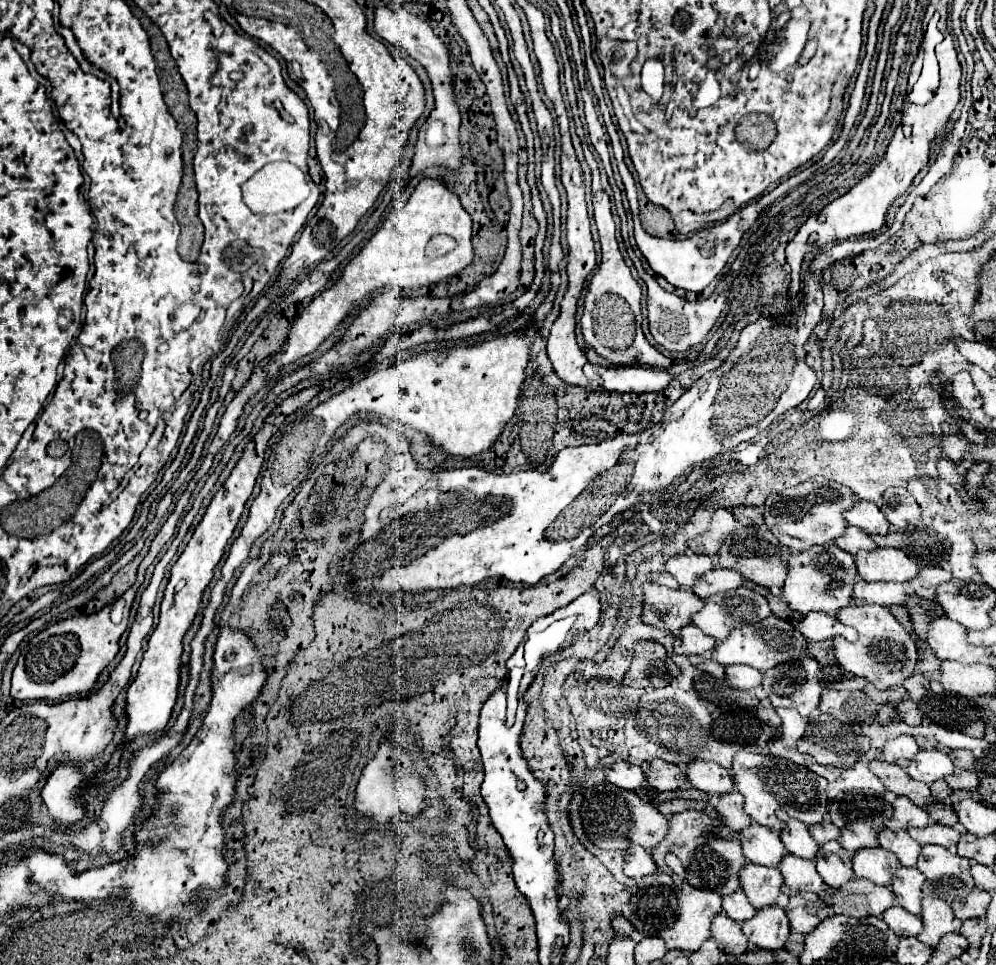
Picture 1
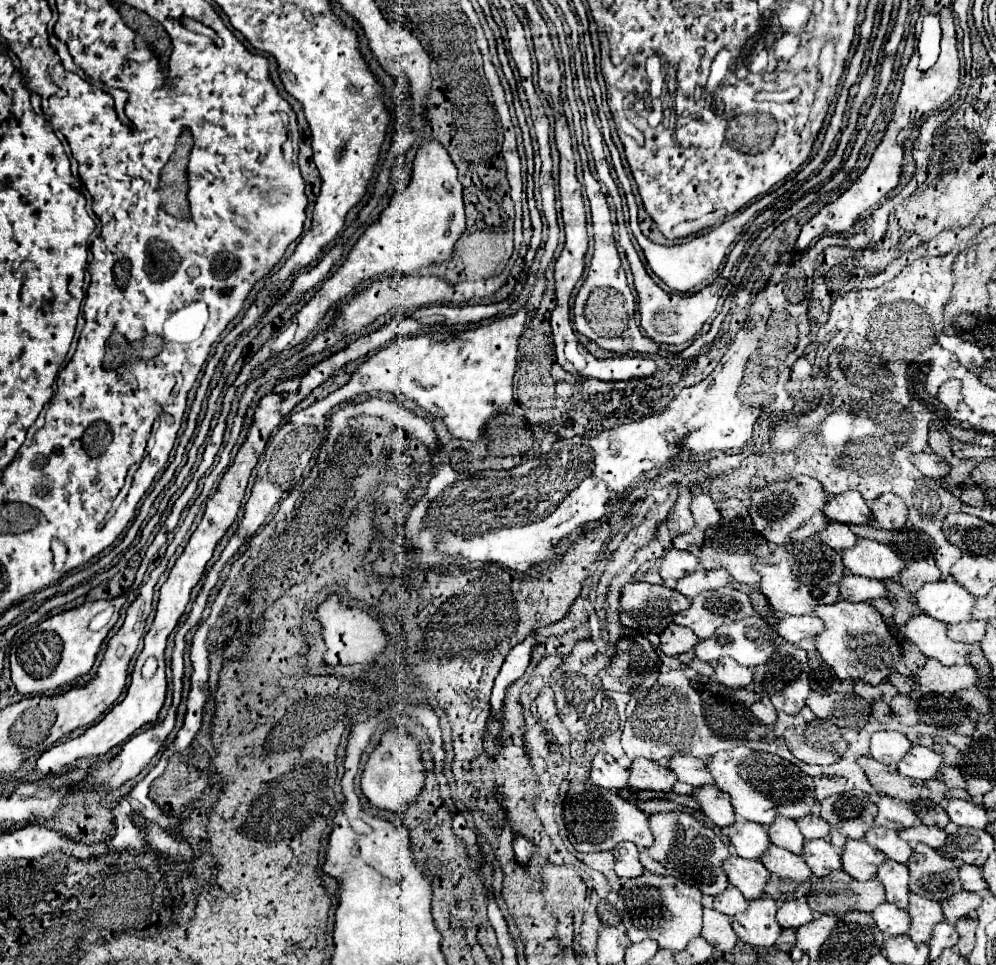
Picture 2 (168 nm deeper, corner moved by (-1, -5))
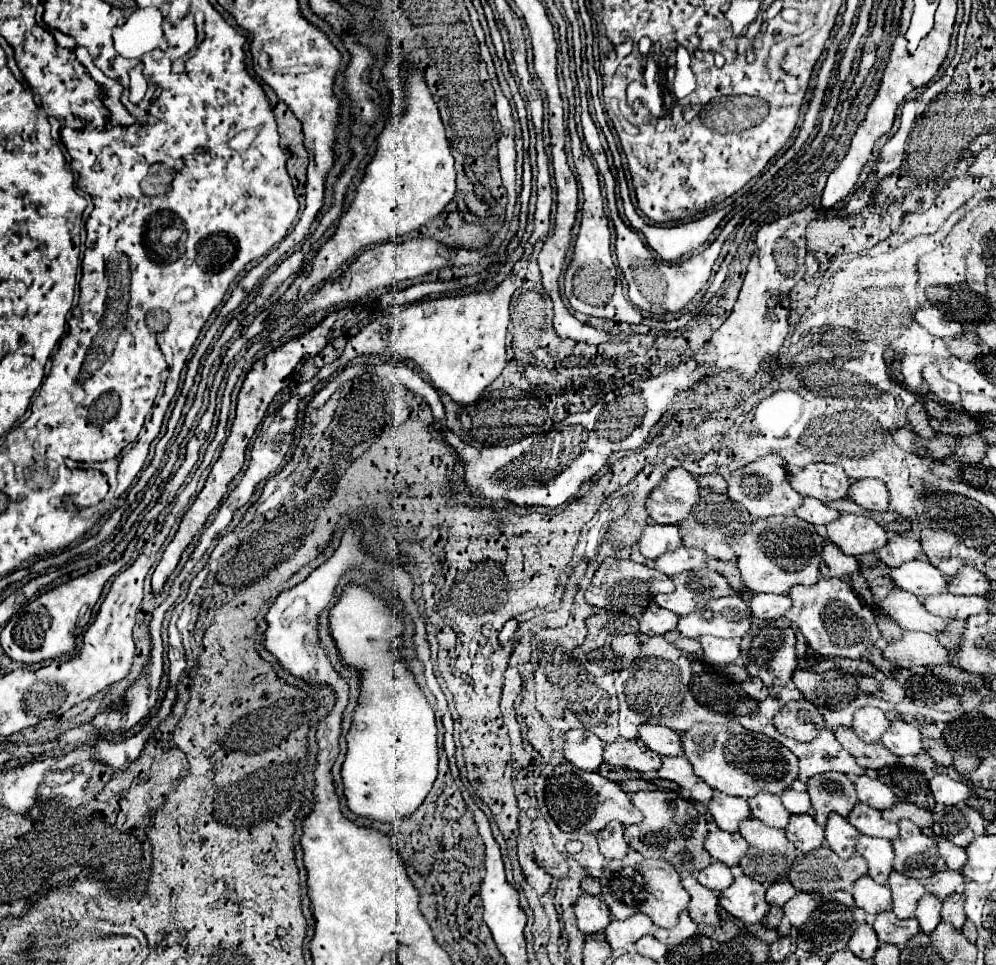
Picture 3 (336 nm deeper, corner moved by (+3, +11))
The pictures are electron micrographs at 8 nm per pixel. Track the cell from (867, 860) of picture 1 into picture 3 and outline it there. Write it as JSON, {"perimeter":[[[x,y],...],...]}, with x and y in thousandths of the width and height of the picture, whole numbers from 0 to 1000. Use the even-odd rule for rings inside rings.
{"perimeter":[[[831,846],[831,854],[829,854],[829,870],[833,875],[833,879],[847,891],[855,889],[859,883],[859,870],[861,870],[863,862],[845,846]]]}

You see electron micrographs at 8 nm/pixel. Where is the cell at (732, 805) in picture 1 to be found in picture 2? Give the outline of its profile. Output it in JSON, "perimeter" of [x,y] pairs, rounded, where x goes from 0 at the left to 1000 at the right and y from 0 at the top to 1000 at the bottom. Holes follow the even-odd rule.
{"perimeter":[[[715,812],[697,817],[693,823],[707,841],[709,848],[713,848],[721,858],[729,858],[737,852],[737,837],[733,833],[733,825],[725,819],[721,819]]]}

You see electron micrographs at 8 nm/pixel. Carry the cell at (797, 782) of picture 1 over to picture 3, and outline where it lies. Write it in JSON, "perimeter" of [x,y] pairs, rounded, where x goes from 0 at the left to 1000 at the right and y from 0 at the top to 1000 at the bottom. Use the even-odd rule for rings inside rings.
{"perimeter":[[[741,748],[697,750],[685,761],[685,767],[689,785],[697,794],[699,804],[731,825],[743,825],[747,829],[757,827],[761,821],[783,825],[801,806],[801,785],[789,773],[777,765],[749,756]]]}

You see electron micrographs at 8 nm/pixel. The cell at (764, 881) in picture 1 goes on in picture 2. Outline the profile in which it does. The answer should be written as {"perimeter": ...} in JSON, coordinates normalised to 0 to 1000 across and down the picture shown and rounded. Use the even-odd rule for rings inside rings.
{"perimeter":[[[733,887],[733,891],[727,893],[727,904],[731,914],[739,918],[749,933],[763,931],[767,926],[767,918],[773,912],[771,902],[763,891],[747,891],[743,887]]]}

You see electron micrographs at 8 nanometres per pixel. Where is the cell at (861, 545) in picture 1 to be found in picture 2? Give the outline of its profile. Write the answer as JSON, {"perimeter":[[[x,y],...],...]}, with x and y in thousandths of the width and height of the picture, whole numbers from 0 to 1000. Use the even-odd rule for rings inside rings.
{"perimeter":[[[831,541],[831,547],[827,551],[823,551],[823,560],[837,570],[847,570],[847,568],[857,566],[861,558],[851,545],[847,545],[843,541]]]}

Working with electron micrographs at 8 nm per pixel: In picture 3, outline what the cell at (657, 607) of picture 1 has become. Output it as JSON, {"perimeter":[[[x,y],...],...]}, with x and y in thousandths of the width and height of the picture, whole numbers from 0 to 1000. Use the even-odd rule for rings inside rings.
{"perimeter":[[[608,578],[602,589],[598,591],[592,609],[588,611],[590,626],[598,630],[610,630],[614,634],[629,634],[631,638],[643,640],[651,628],[657,626],[659,616],[673,616],[677,609],[675,599],[667,597],[665,593],[651,589],[647,584],[639,584],[633,580],[616,580]]]}

